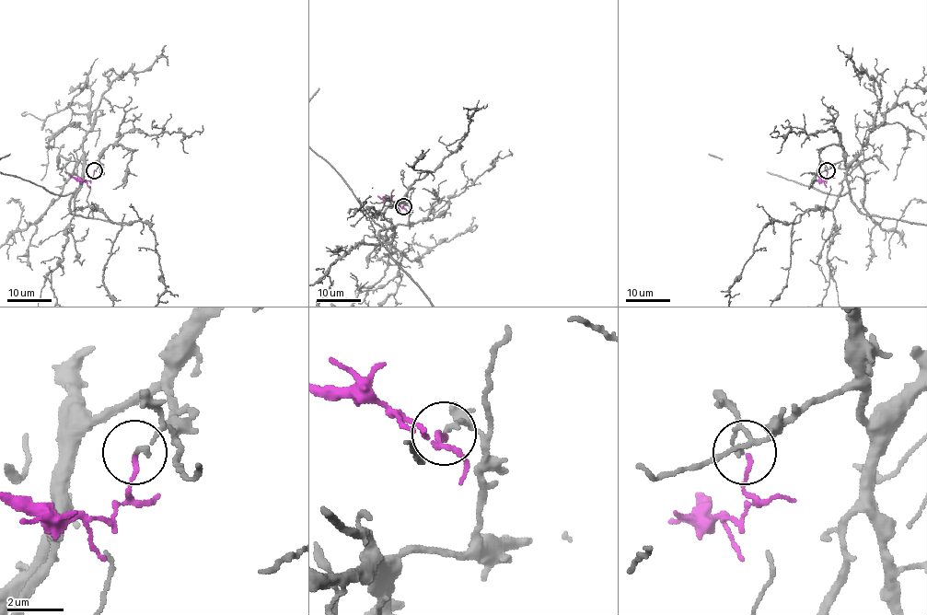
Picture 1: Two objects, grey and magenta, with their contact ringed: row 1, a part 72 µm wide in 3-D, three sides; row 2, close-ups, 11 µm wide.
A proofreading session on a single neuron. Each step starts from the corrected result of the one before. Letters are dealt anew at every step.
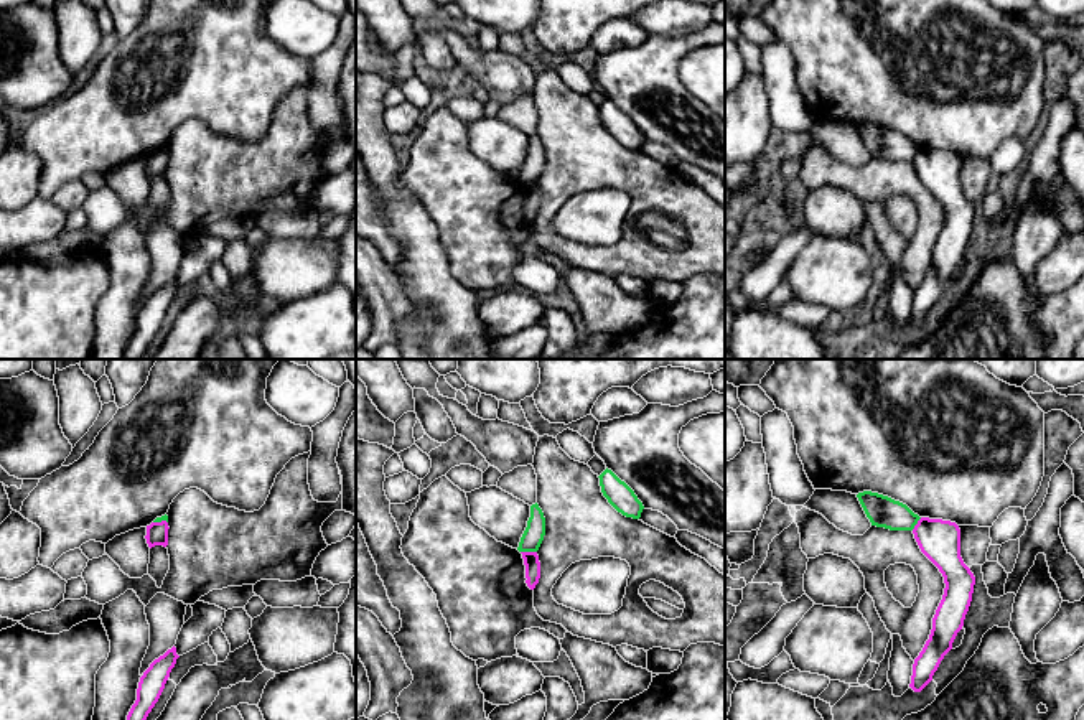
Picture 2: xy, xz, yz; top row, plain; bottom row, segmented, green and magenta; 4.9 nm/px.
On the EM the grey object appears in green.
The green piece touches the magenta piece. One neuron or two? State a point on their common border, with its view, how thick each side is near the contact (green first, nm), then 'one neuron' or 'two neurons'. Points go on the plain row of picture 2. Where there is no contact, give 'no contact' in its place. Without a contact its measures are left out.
meets green in xz at (529, 182); 100 nm thick on the green side, 80 nm on the other; two neurons

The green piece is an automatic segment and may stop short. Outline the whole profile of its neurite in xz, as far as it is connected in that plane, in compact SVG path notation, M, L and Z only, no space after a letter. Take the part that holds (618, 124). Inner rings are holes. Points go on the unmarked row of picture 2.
M608 99L598 109L603 127L618 143L633 150L641 148L644 137L624 112Z

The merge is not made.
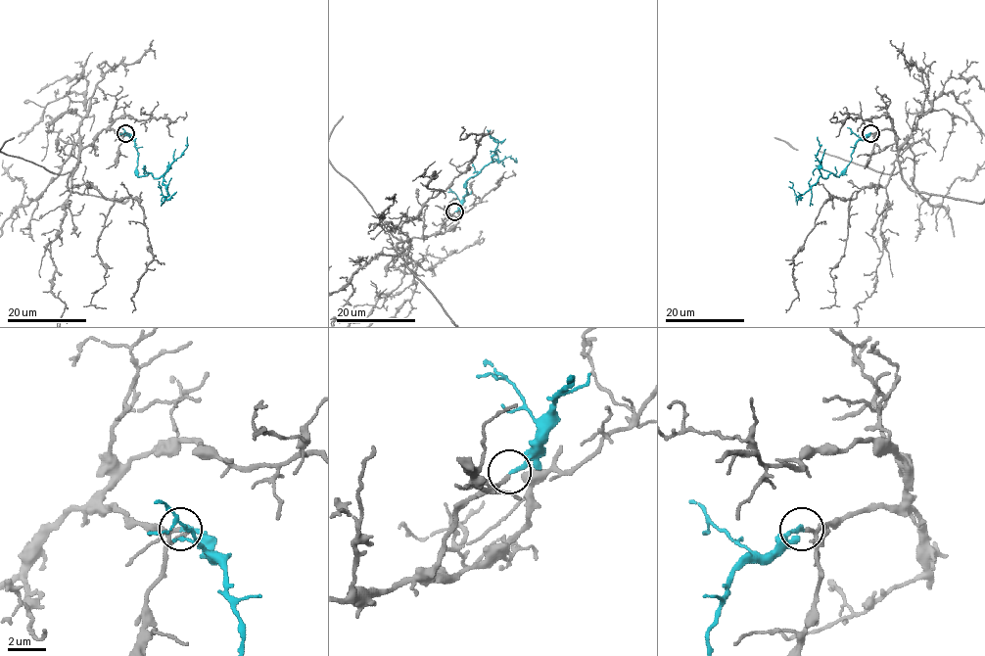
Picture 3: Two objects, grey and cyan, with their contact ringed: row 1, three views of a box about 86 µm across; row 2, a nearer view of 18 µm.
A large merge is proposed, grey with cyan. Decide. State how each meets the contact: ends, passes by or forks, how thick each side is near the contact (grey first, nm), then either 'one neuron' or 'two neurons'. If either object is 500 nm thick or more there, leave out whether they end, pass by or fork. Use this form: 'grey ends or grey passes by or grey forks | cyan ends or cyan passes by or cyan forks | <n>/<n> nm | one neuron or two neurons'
grey passes by | cyan ends | 150/220 nm | one neuron

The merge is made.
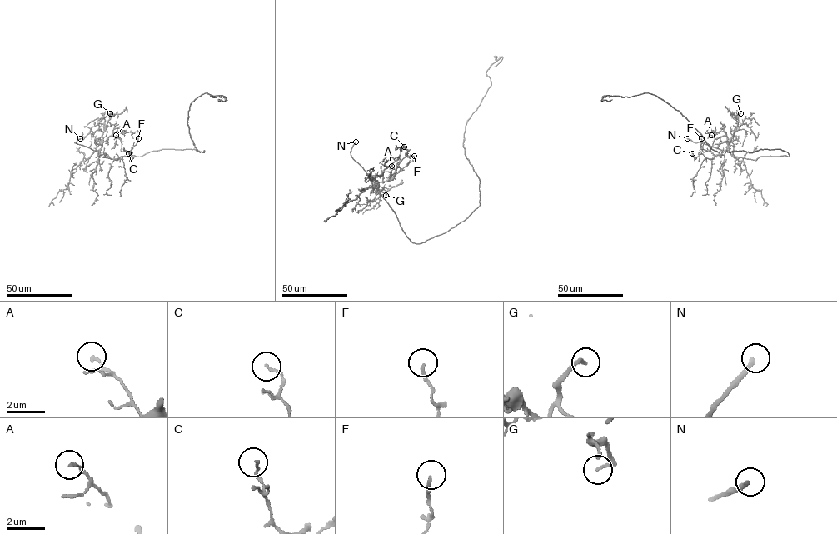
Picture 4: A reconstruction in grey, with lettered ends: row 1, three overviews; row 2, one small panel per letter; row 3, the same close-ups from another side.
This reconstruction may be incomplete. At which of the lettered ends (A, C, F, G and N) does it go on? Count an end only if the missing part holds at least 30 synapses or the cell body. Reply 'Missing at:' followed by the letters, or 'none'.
Missing at: G, N

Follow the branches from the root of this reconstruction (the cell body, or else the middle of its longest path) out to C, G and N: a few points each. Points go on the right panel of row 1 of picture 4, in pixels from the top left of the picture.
C: (771, 149), (789, 156), (734, 157), (724, 135), (708, 151), (695, 158), (692, 153)
G: (771, 149), (780, 149), (789, 156), (761, 156), (753, 160), (731, 155), (728, 142), (735, 131), (740, 113)
N: (771, 149), (780, 149), (789, 156), (761, 156), (755, 160), (749, 159), (734, 157), (728, 150), (687, 138)

